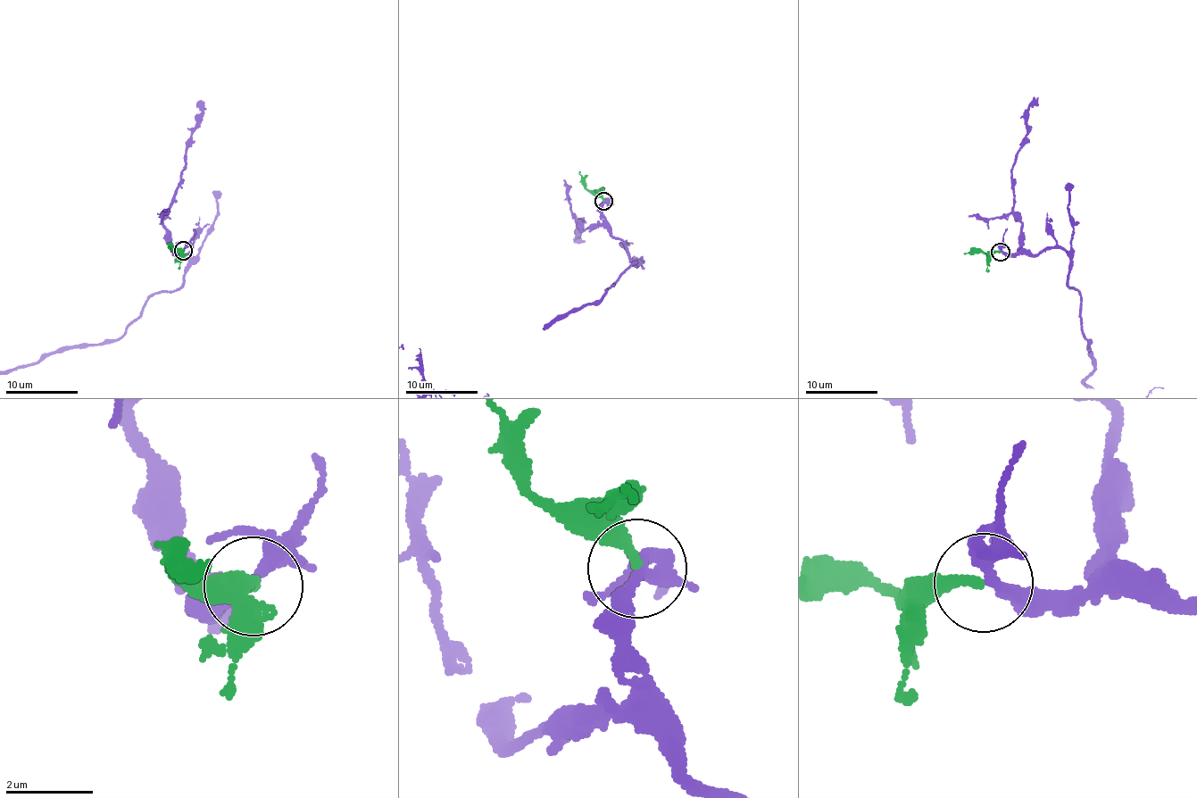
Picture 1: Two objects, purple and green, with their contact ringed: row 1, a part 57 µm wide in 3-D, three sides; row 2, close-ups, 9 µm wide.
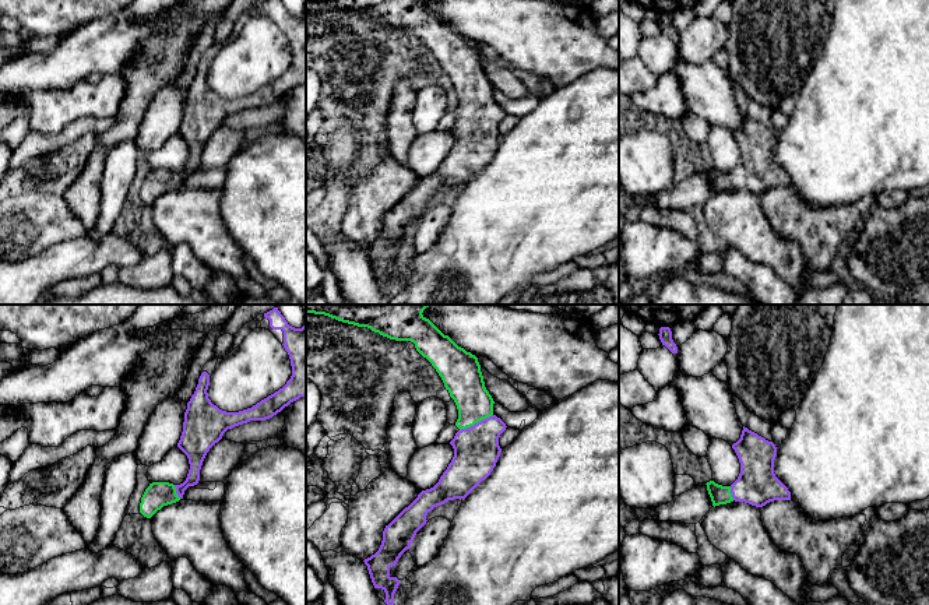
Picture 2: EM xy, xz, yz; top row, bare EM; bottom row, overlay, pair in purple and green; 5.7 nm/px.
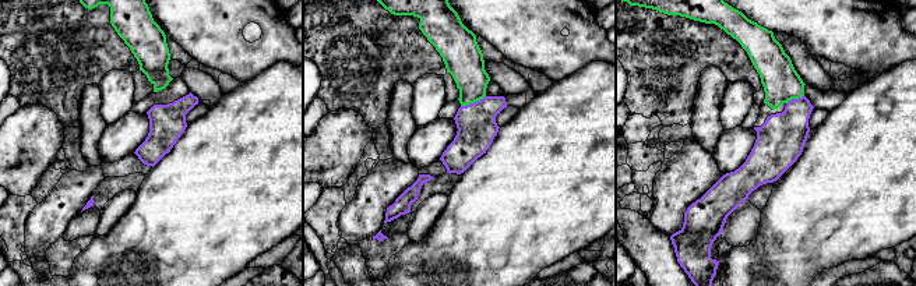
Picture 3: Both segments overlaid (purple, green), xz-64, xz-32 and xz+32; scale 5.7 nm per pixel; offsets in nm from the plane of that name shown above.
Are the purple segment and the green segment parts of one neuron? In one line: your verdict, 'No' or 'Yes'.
Yes

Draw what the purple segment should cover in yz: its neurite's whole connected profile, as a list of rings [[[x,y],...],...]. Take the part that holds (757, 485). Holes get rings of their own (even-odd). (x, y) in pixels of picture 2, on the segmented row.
[[[743,426],[740,439],[732,449],[739,458],[740,474],[731,486],[714,481],[705,483],[714,507],[733,500],[756,507],[774,500],[791,500],[791,492],[774,474],[777,447],[773,442]]]

